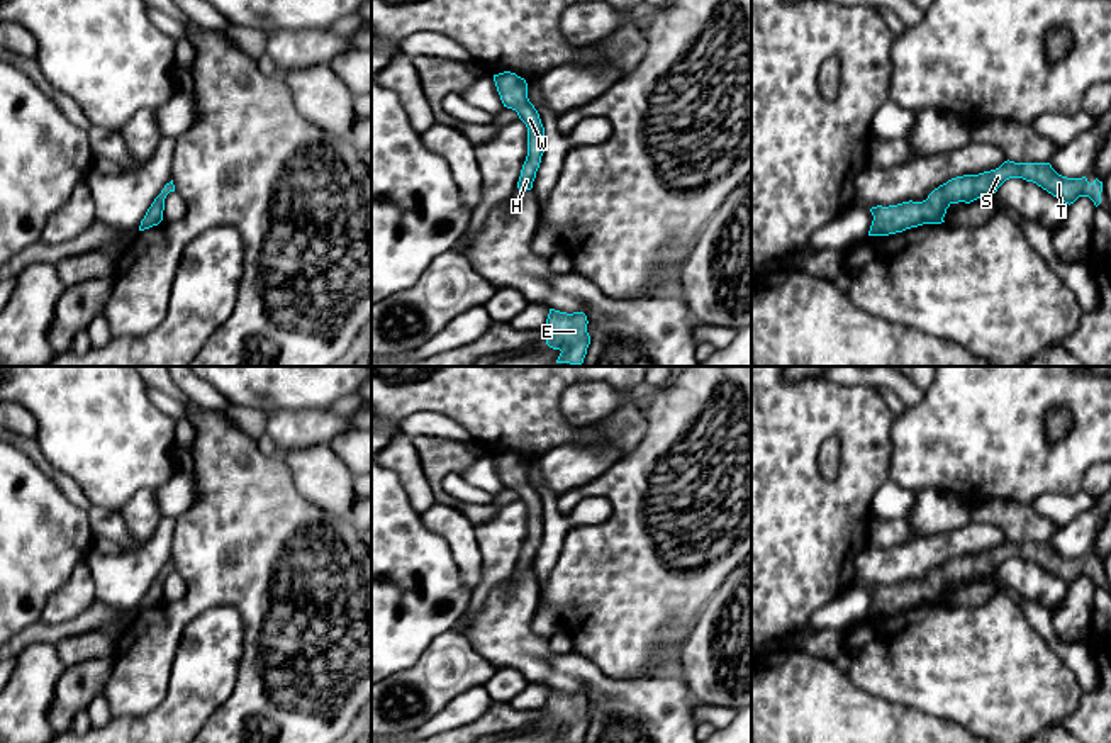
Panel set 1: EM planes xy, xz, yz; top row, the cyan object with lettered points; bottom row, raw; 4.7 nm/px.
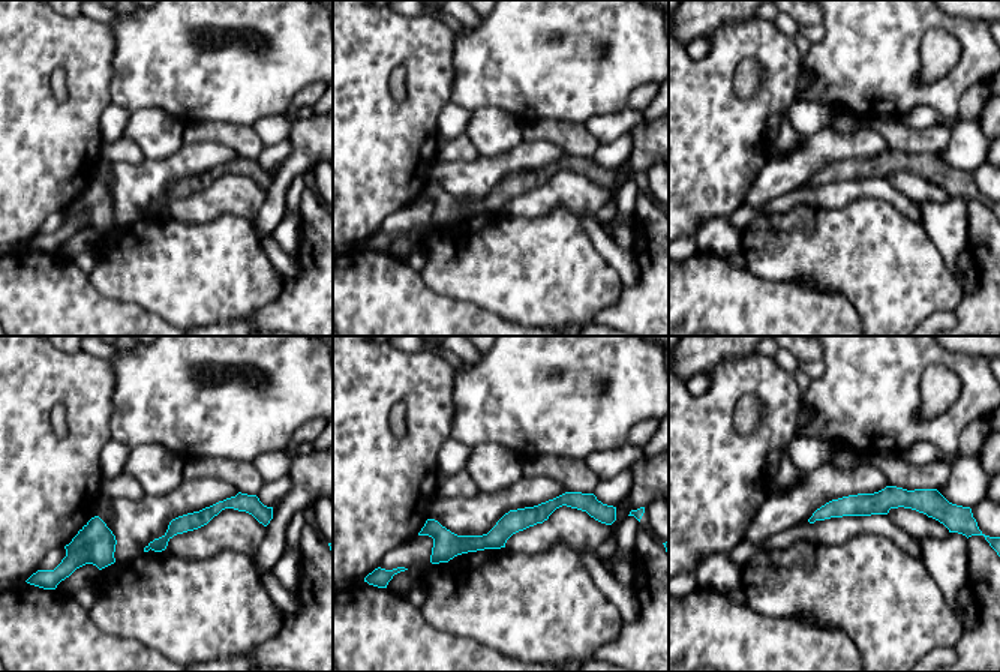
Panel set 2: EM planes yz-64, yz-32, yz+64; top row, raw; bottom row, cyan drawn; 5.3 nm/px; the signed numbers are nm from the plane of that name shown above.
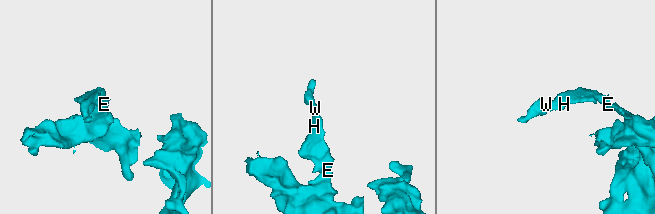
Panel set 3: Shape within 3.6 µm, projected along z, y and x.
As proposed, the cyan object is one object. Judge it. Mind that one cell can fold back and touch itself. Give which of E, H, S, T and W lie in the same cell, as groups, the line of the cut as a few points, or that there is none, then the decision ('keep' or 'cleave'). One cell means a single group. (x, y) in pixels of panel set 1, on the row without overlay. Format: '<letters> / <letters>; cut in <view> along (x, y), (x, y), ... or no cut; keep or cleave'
E H S T W; no cut; keep

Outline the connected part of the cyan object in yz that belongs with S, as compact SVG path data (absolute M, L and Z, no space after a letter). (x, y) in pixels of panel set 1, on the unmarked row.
M1004 541L999 548L979 555L963 555L935 568L923 582L902 582L889 587L872 587L874 595L868 616L889 616L923 604L941 604L952 584L970 584L989 577L1009 558L1033 561L1065 584L1079 577L1089 577L1094 585L1101 584L1103 561L1089 563L1086 556L1067 558L1058 555L1050 543Z

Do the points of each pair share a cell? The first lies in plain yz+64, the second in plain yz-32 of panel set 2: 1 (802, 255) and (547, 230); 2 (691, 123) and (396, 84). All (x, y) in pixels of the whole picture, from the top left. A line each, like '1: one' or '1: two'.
1: one
2: two

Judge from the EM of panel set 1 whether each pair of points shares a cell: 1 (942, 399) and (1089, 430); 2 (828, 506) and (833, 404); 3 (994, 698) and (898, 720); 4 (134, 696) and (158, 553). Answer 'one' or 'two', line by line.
1: one
2: one
3: two
4: two

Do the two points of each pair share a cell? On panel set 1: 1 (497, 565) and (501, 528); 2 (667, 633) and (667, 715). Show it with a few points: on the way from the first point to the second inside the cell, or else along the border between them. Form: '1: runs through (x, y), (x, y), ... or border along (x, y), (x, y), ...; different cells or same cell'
1: runs through (499, 557), (501, 536); same cell
2: border along (672, 670), (662, 675), (628, 681); different cells

